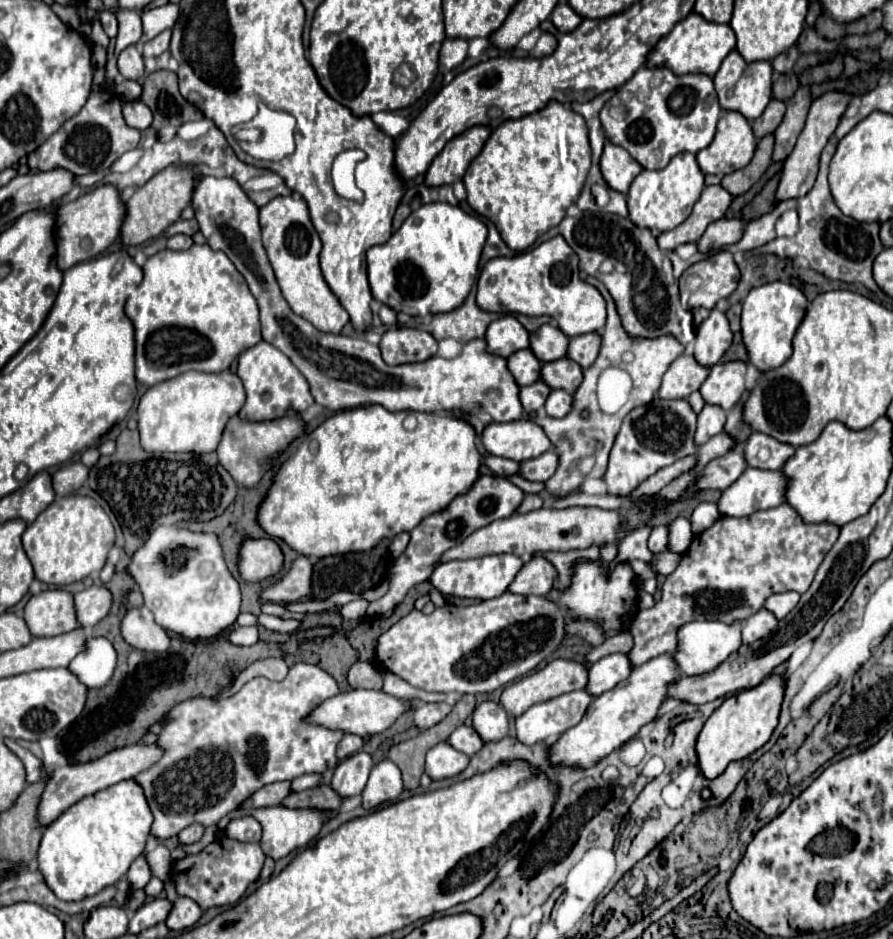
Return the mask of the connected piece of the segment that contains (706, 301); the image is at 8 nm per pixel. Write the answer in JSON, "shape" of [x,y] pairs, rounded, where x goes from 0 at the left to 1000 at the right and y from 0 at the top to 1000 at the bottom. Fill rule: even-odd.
{"shape":[[[804,267],[773,282],[759,297],[764,327],[797,329],[806,318],[813,318],[824,308],[826,297],[829,289],[815,267]],[[775,295],[782,295],[782,304],[770,304]]]}

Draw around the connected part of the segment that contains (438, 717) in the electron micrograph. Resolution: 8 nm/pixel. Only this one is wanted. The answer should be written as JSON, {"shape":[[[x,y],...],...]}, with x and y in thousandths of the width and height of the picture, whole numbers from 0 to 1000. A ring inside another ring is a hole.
{"shape":[[[477,749],[464,757],[464,772],[470,776],[486,774],[506,757],[504,749]]]}

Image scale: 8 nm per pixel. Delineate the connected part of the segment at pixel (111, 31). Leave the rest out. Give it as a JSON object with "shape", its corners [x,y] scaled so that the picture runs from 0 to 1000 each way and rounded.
{"shape":[[[114,12],[110,20],[112,20],[112,24],[114,24],[119,37],[121,37],[123,42],[130,39],[130,35],[132,35],[132,20],[130,20],[130,16],[123,14],[123,12]]]}

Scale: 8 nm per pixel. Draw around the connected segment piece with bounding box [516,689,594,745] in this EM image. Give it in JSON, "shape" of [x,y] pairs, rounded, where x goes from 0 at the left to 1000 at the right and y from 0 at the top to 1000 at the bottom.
{"shape":[[[649,734],[596,751],[589,759],[578,764],[580,789],[598,793],[602,789],[618,789],[627,785],[654,764],[663,747],[665,740],[656,734]]]}

